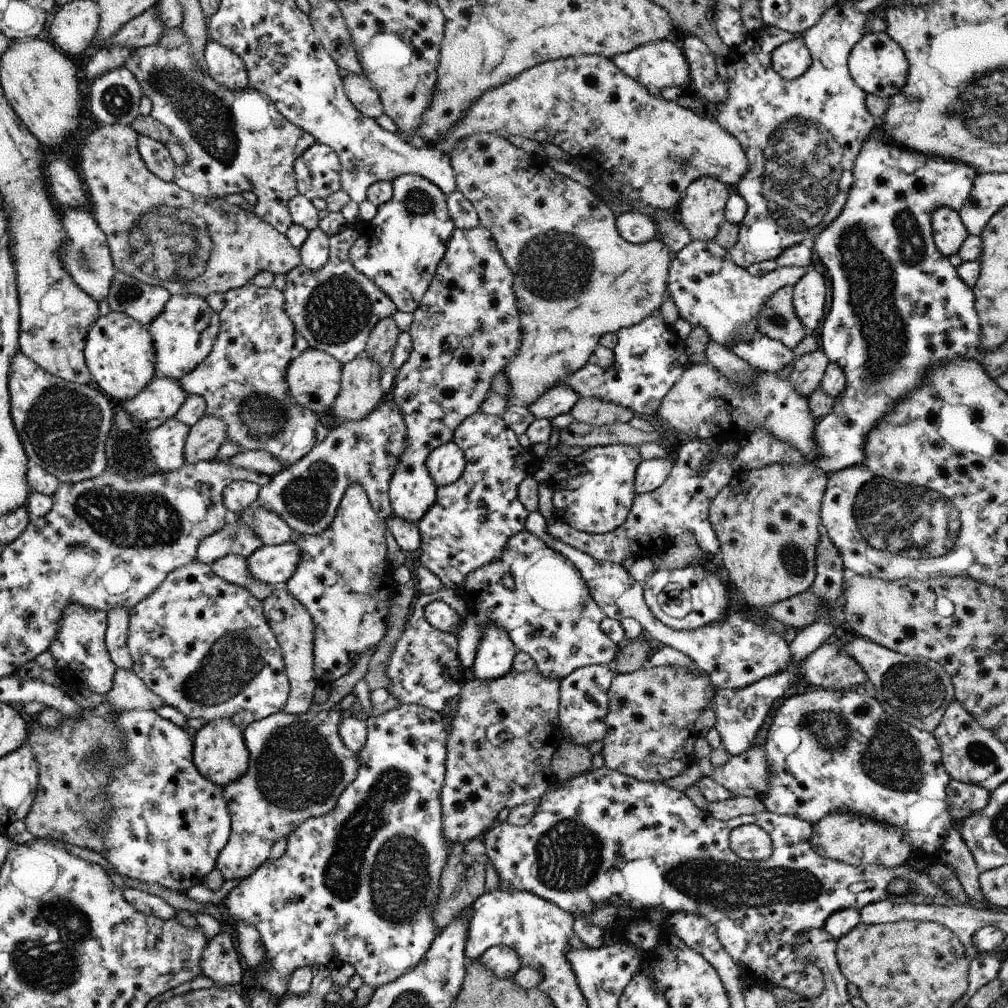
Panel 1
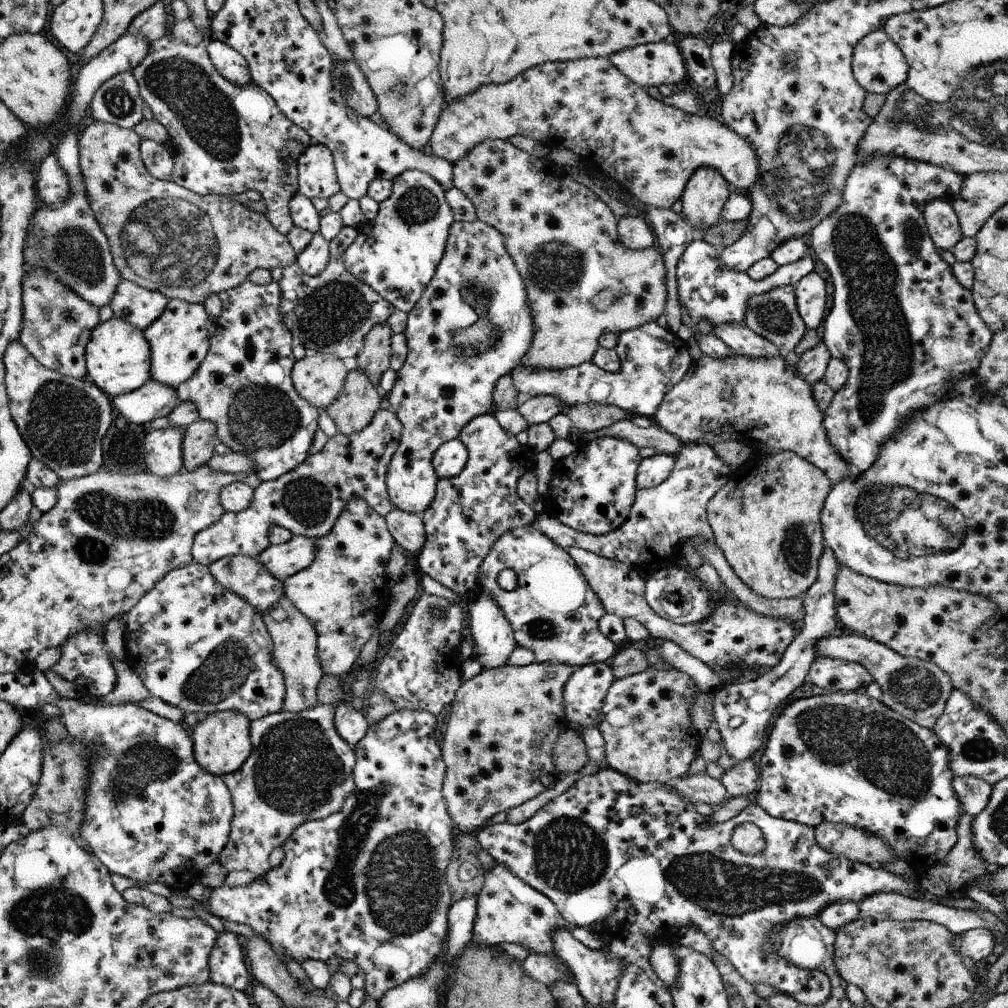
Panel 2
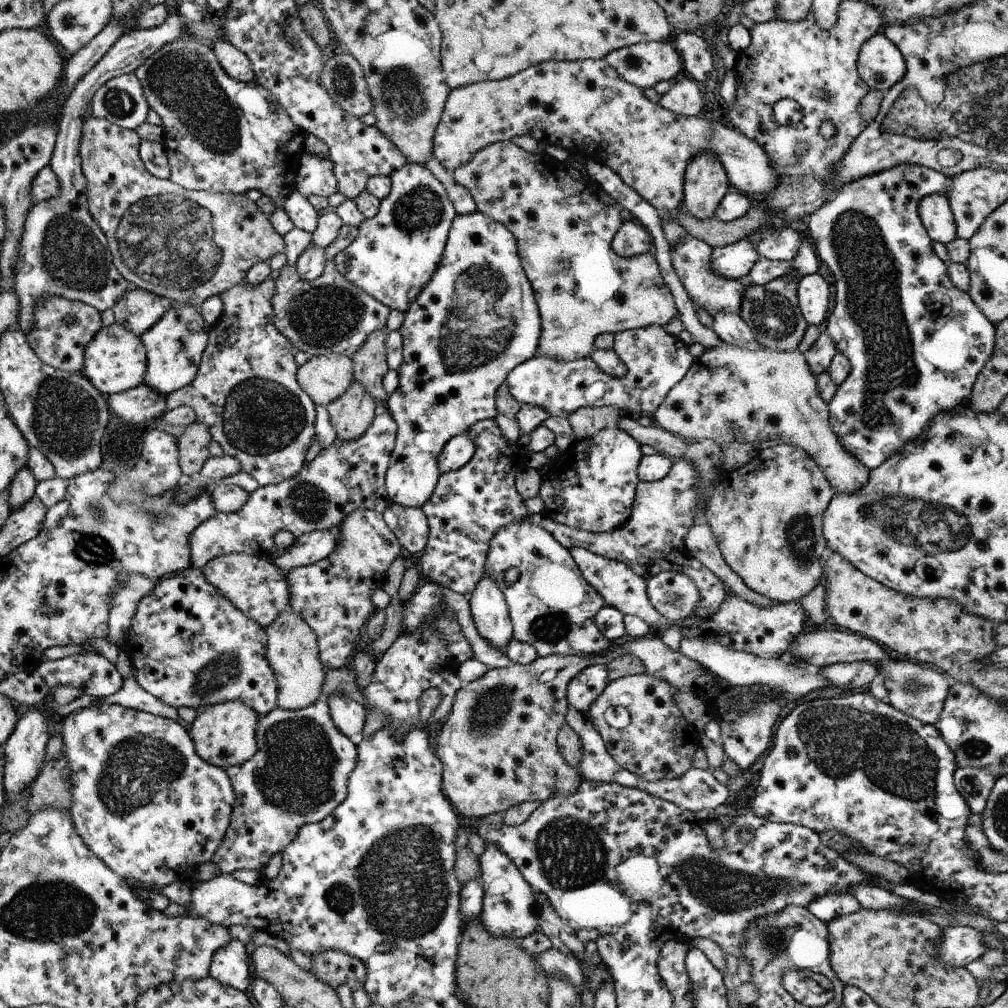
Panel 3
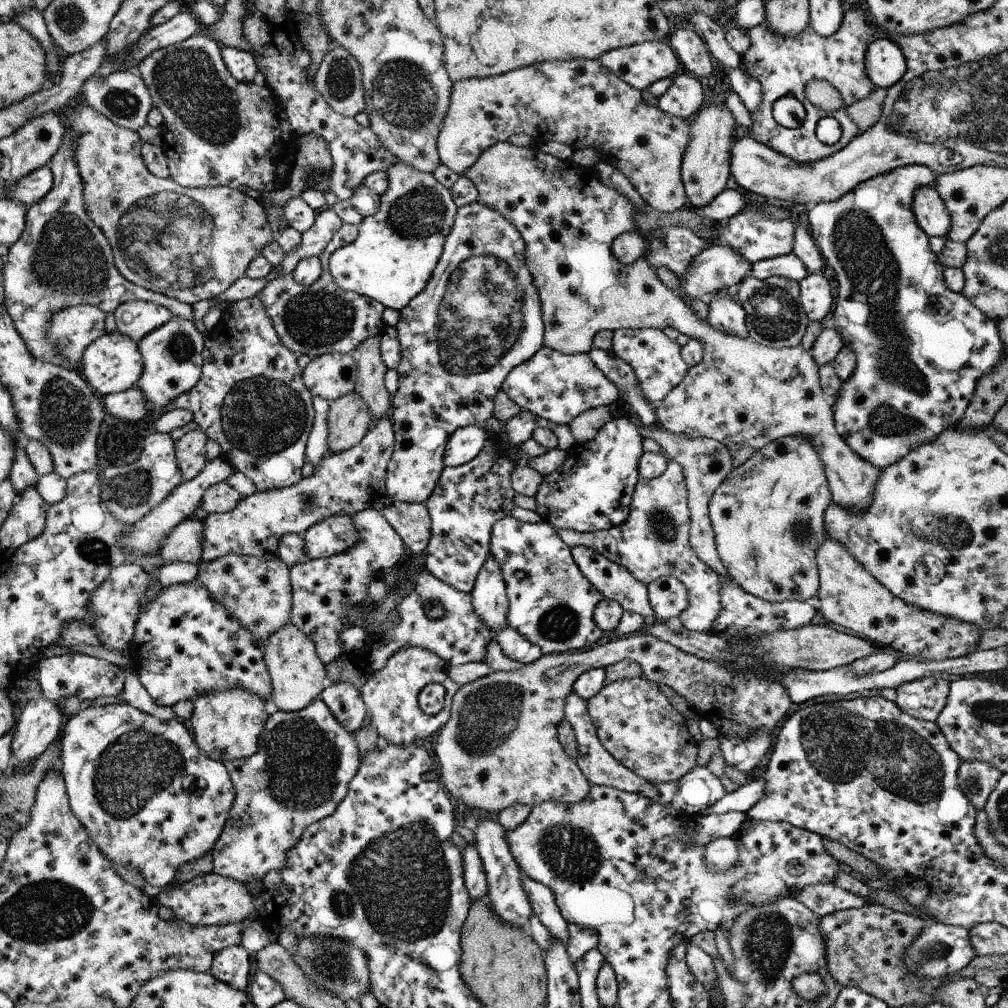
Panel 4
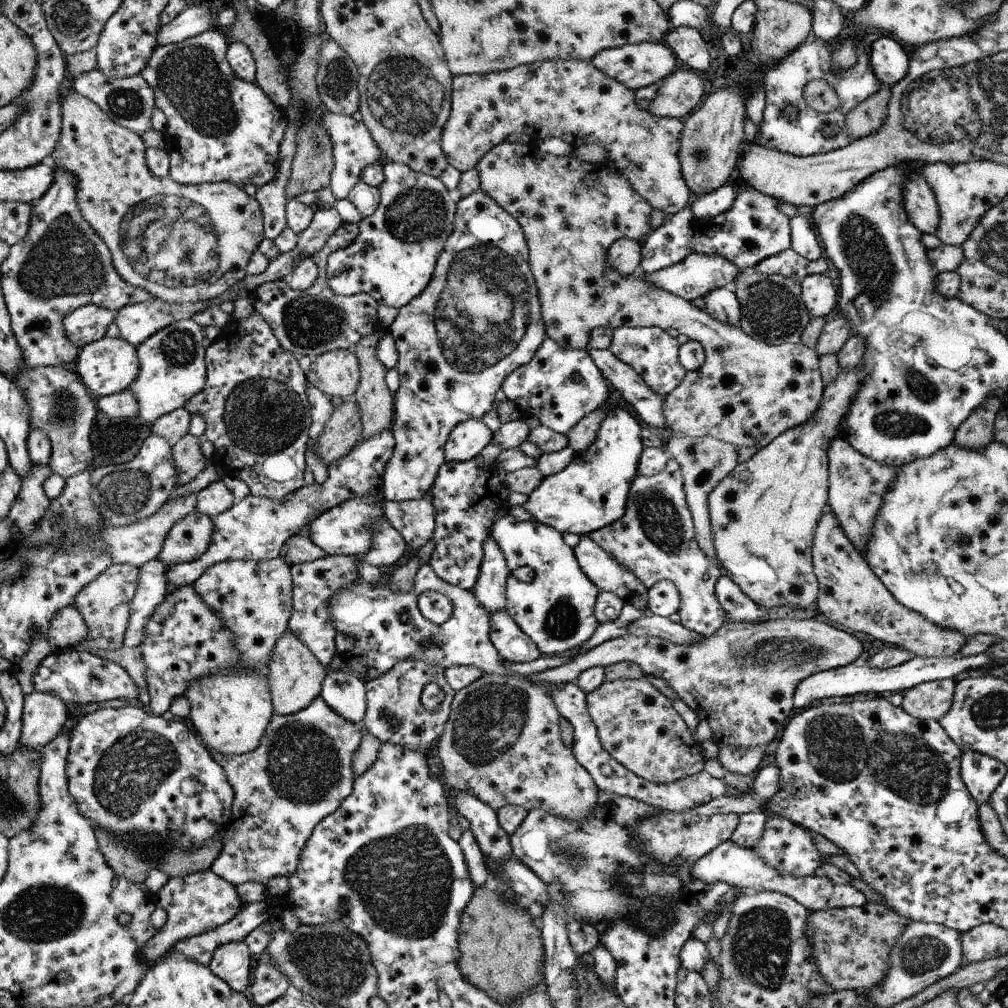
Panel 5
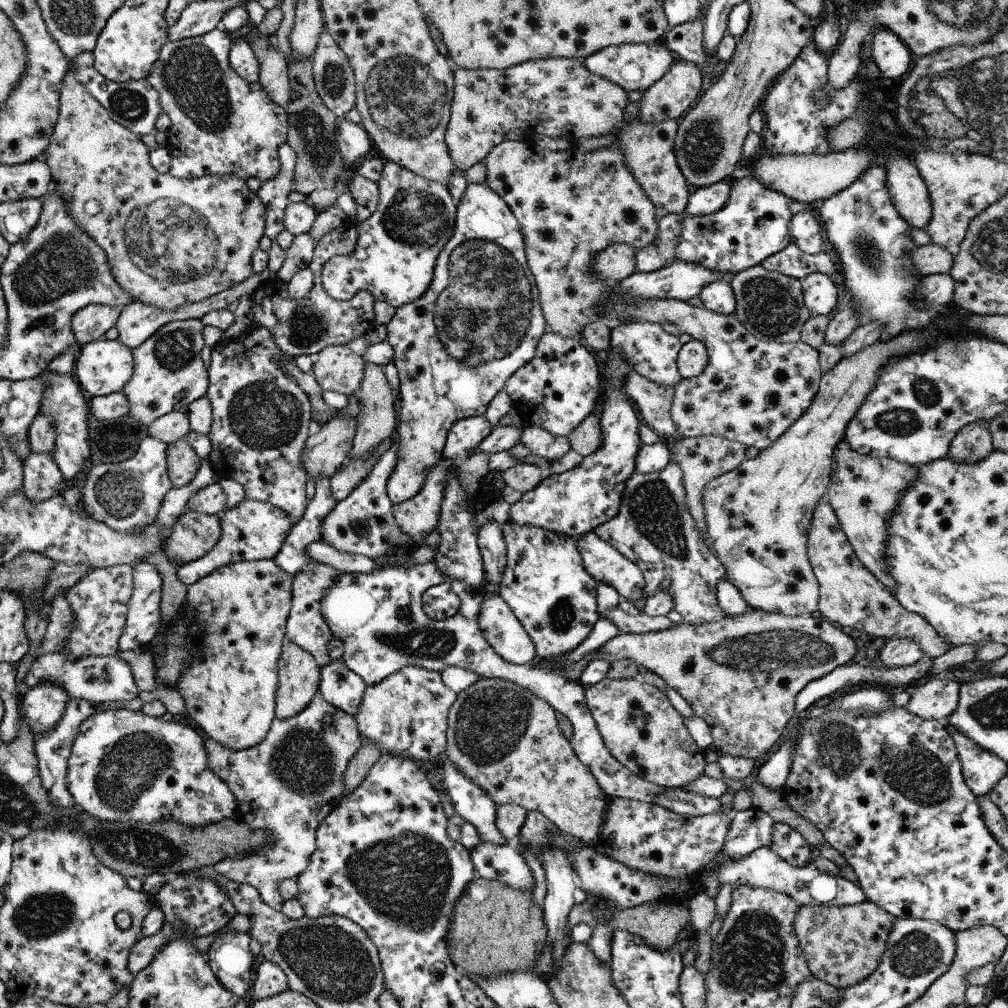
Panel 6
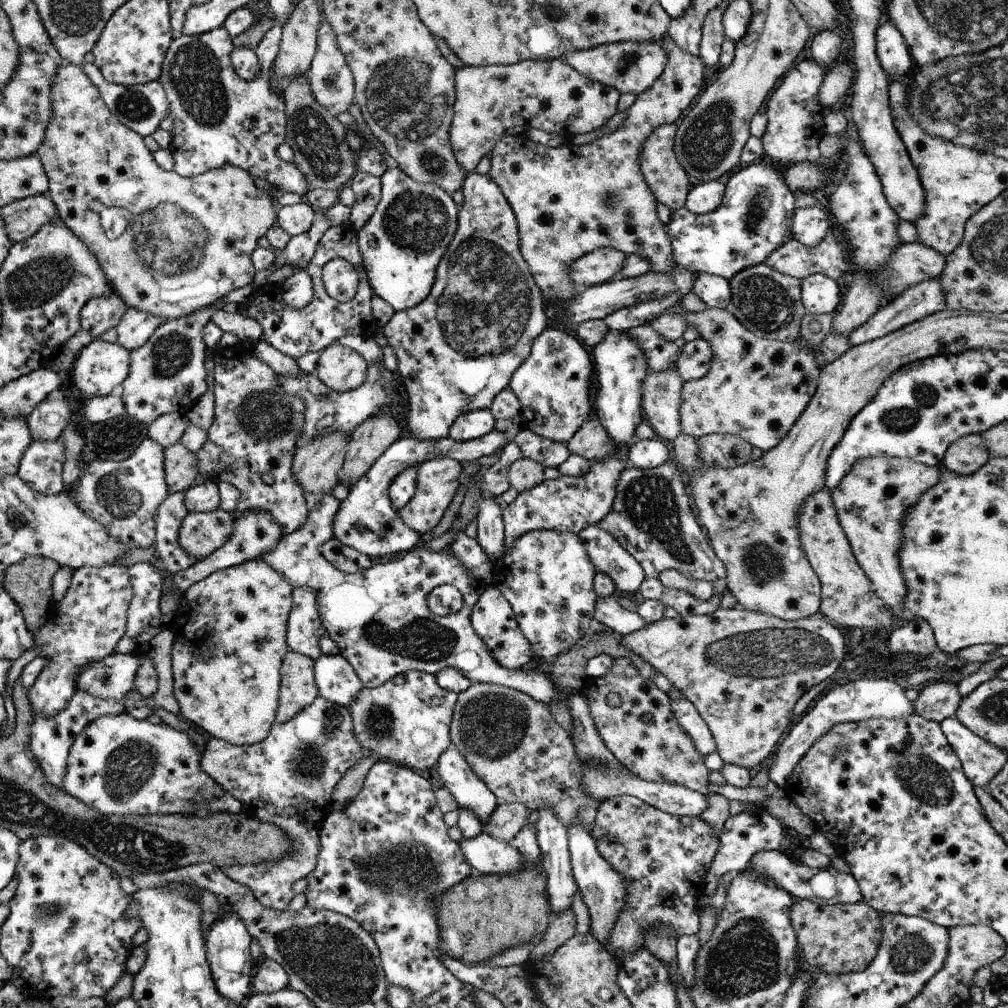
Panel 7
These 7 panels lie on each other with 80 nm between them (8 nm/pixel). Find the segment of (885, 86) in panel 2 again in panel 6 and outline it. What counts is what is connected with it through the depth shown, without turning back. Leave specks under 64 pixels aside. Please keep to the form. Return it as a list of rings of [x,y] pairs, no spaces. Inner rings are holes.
[[[880,28],[875,33],[872,42],[872,58],[878,66],[878,71],[880,70],[887,80],[894,82],[903,80],[904,74],[910,70],[909,49],[894,32],[886,28]]]

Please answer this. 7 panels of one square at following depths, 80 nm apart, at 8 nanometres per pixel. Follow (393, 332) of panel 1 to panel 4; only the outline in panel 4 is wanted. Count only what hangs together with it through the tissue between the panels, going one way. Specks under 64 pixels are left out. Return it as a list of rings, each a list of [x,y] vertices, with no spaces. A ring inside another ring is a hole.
[[[373,336],[367,338],[358,349],[352,353],[355,358],[357,365],[359,366],[359,374],[357,375],[357,381],[355,384],[356,394],[360,394],[360,398],[363,398],[364,402],[370,407],[371,411],[371,427],[376,424],[376,422],[383,421],[384,412],[390,408],[390,394],[384,386],[384,374],[388,372],[387,364],[384,364],[383,356],[380,356],[380,338],[378,336]]]

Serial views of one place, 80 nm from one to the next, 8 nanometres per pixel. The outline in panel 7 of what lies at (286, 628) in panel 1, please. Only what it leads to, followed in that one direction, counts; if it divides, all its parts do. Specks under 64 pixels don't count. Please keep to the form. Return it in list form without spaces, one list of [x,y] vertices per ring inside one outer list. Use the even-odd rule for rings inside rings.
[[[291,648],[283,658],[282,688],[275,723],[288,722],[319,696],[315,678],[316,662]]]

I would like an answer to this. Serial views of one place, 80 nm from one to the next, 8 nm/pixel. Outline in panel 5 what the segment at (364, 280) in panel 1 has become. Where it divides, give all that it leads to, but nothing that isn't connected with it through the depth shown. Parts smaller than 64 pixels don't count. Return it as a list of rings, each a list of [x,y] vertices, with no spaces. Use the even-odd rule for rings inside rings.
[[[343,222],[338,226],[324,248],[311,257],[318,268],[318,279],[308,290],[304,292],[292,290],[288,279],[270,281],[254,290],[252,298],[254,312],[268,322],[284,350],[296,354],[296,358],[309,357],[315,360],[332,350],[347,350],[380,328],[376,310],[379,303],[370,294],[338,296],[328,286],[326,274],[328,258],[340,249],[352,245],[358,234],[358,223]]]

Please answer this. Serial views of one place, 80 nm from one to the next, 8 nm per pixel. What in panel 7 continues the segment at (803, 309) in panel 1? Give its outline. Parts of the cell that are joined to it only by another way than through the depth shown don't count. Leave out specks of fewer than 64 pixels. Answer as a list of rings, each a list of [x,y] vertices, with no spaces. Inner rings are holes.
[[[816,273],[802,280],[801,301],[808,313],[832,315],[840,304],[840,288],[828,275]]]

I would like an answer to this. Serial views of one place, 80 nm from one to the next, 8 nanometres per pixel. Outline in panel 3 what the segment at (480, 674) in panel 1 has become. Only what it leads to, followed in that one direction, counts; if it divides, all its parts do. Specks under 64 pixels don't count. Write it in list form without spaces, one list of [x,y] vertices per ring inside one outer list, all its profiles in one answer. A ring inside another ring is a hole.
[[[484,574],[474,592],[468,596],[471,616],[478,634],[494,648],[503,650],[513,638],[513,624],[503,592]]]

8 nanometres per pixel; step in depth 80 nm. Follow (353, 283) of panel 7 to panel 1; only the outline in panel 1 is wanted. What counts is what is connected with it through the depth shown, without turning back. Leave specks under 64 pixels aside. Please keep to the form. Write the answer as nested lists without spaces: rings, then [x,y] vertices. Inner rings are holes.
[[[403,175],[393,182],[392,200],[377,207],[372,220],[357,226],[359,240],[351,250],[353,265],[372,279],[405,313],[419,308],[446,256],[455,223],[446,195],[427,178]]]

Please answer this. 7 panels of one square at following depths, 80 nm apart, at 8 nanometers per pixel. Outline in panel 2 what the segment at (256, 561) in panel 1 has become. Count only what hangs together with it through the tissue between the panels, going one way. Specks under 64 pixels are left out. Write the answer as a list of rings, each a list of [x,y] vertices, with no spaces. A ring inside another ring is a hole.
[[[293,535],[288,542],[268,545],[256,560],[259,560],[272,576],[284,582],[299,570],[305,569],[316,558],[313,544],[315,540]]]

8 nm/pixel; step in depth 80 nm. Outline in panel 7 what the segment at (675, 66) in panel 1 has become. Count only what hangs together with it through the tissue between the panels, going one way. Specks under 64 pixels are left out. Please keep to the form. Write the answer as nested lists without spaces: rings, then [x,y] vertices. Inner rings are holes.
[[[656,42],[608,43],[595,46],[585,51],[574,51],[561,57],[570,66],[573,66],[580,74],[593,81],[616,87],[621,94],[635,94],[646,92],[662,76],[669,58],[666,58],[664,50]]]

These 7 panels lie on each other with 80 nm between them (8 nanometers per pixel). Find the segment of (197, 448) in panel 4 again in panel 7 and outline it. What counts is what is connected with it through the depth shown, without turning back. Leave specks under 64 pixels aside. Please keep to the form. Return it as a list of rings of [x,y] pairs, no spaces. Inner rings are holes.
[[[180,442],[166,447],[166,479],[172,492],[187,491],[199,476],[196,454]]]

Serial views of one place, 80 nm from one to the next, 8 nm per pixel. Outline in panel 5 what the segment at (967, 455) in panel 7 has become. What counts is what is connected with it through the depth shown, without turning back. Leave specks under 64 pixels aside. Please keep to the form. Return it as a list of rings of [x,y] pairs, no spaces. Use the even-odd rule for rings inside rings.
[[[988,396],[980,408],[976,408],[956,430],[954,444],[968,450],[982,450],[994,440],[994,420],[1002,401]]]

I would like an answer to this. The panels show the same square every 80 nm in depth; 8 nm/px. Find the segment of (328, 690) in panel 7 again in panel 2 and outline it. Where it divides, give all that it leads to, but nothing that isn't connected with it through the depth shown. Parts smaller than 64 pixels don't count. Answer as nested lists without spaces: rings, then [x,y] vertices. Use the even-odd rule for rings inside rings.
[[[339,702],[335,706],[335,726],[344,740],[355,747],[363,740],[370,728],[367,717],[364,711],[352,708],[350,702]]]

